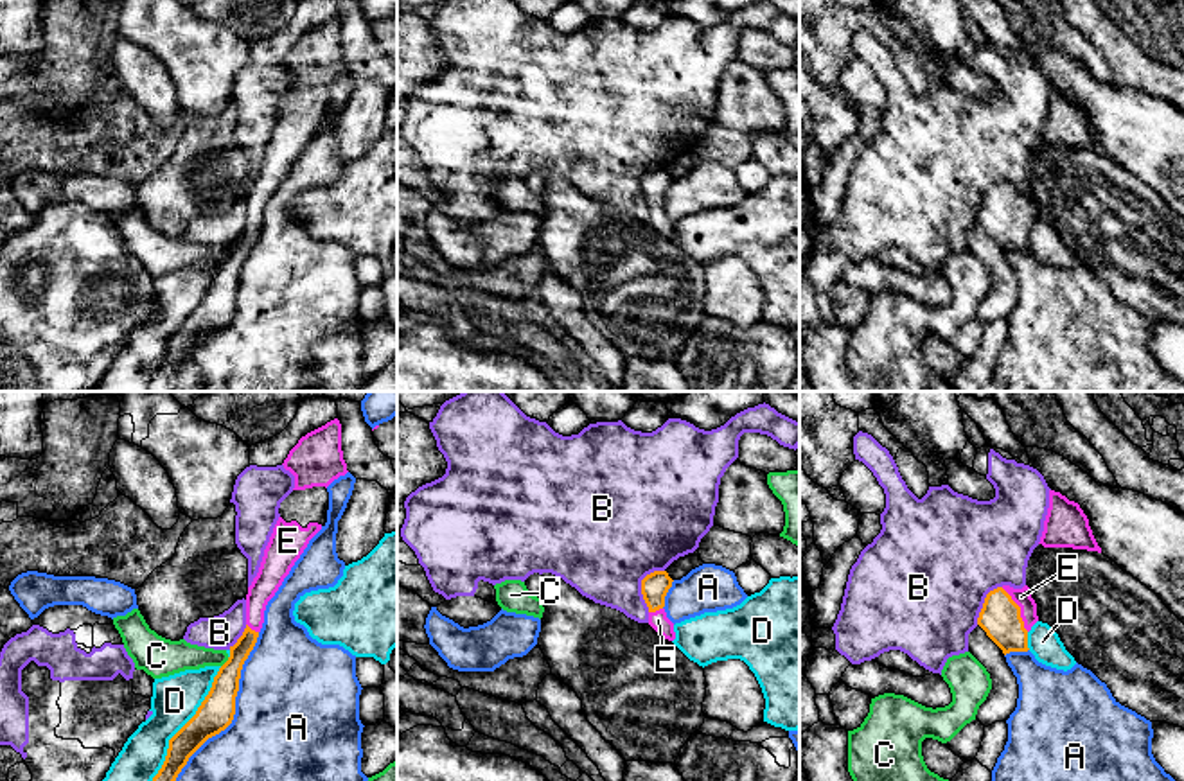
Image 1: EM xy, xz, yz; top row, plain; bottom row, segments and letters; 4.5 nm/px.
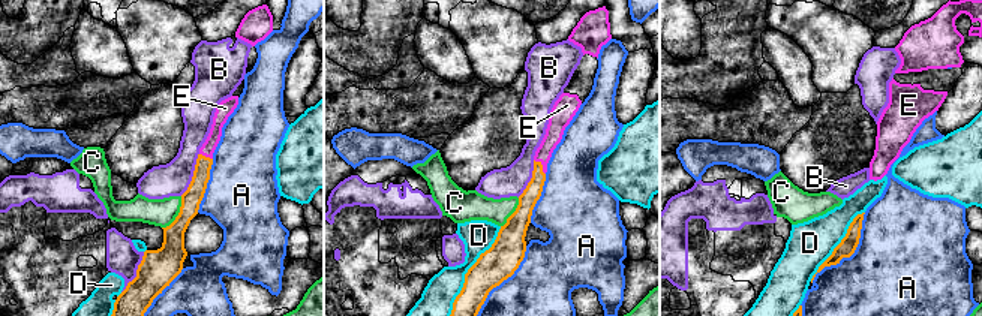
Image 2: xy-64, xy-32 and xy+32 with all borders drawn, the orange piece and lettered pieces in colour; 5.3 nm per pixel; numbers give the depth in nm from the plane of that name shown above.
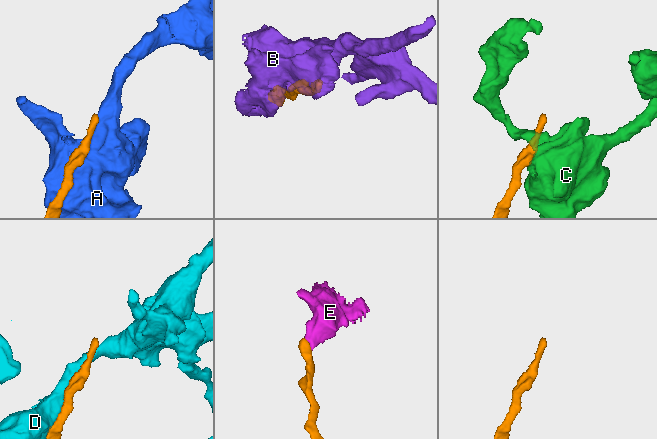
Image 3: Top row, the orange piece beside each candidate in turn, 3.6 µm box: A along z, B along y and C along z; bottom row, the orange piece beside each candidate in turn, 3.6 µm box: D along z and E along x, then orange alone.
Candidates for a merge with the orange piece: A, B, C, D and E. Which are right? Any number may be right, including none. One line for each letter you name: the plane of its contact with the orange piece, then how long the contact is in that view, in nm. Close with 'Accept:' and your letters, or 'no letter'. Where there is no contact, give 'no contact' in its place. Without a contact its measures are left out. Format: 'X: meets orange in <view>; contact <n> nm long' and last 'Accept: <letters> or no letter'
E: meets orange in yz; contact 240 nm long
Accept: E

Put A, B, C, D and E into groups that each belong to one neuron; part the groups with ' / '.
A / B / C / D / E

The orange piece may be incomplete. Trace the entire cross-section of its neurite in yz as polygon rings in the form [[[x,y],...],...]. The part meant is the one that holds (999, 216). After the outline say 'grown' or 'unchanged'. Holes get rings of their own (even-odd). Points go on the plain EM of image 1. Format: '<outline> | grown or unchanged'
[[[1003,183],[990,189],[977,215],[977,223],[1004,253],[1029,248],[1028,230],[1037,219],[1037,201],[1028,183],[1022,187]]] | grown

